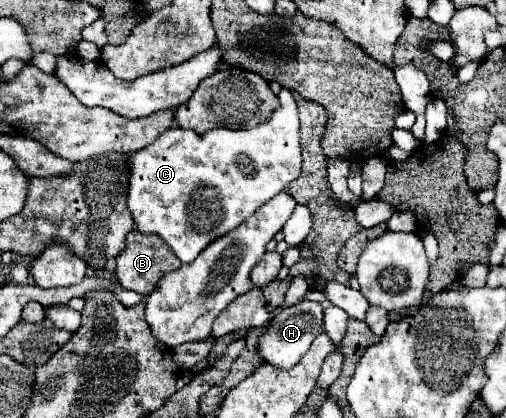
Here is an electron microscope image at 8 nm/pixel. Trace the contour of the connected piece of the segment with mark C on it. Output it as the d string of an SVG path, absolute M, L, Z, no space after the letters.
M282 87L278 113L254 129L210 129L202 135L172 127L148 147L128 155L128 209L136 229L160 235L182 263L190 263L218 237L234 231L268 199L288 189L302 171L300 121L292 91Z

